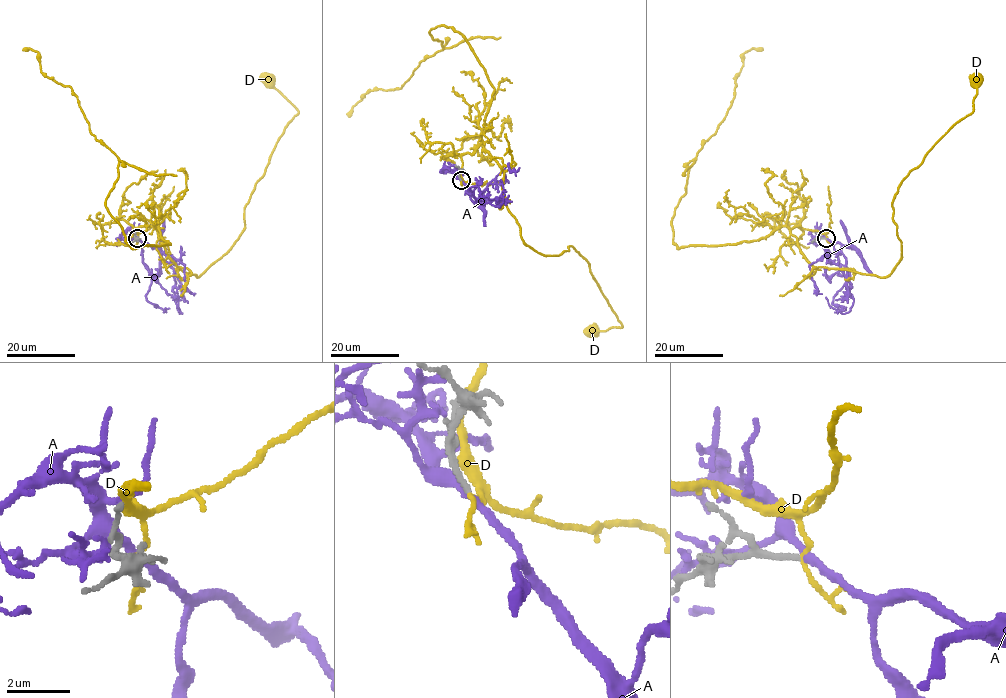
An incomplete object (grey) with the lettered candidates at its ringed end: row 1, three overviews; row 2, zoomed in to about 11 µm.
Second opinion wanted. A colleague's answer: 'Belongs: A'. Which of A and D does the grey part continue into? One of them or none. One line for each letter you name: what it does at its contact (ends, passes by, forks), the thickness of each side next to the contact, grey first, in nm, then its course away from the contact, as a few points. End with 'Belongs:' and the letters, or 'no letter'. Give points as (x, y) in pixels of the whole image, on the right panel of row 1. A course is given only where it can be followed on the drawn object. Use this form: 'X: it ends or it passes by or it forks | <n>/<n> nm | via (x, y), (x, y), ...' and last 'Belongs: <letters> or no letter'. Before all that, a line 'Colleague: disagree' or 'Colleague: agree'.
Colleague: agree
A: it passes by | 190/240 nm | via (826, 238), (833, 244), (840, 269), (850, 283), (853, 303), (848, 312), (841, 314), (829, 305), (826, 297)
Belongs: A

